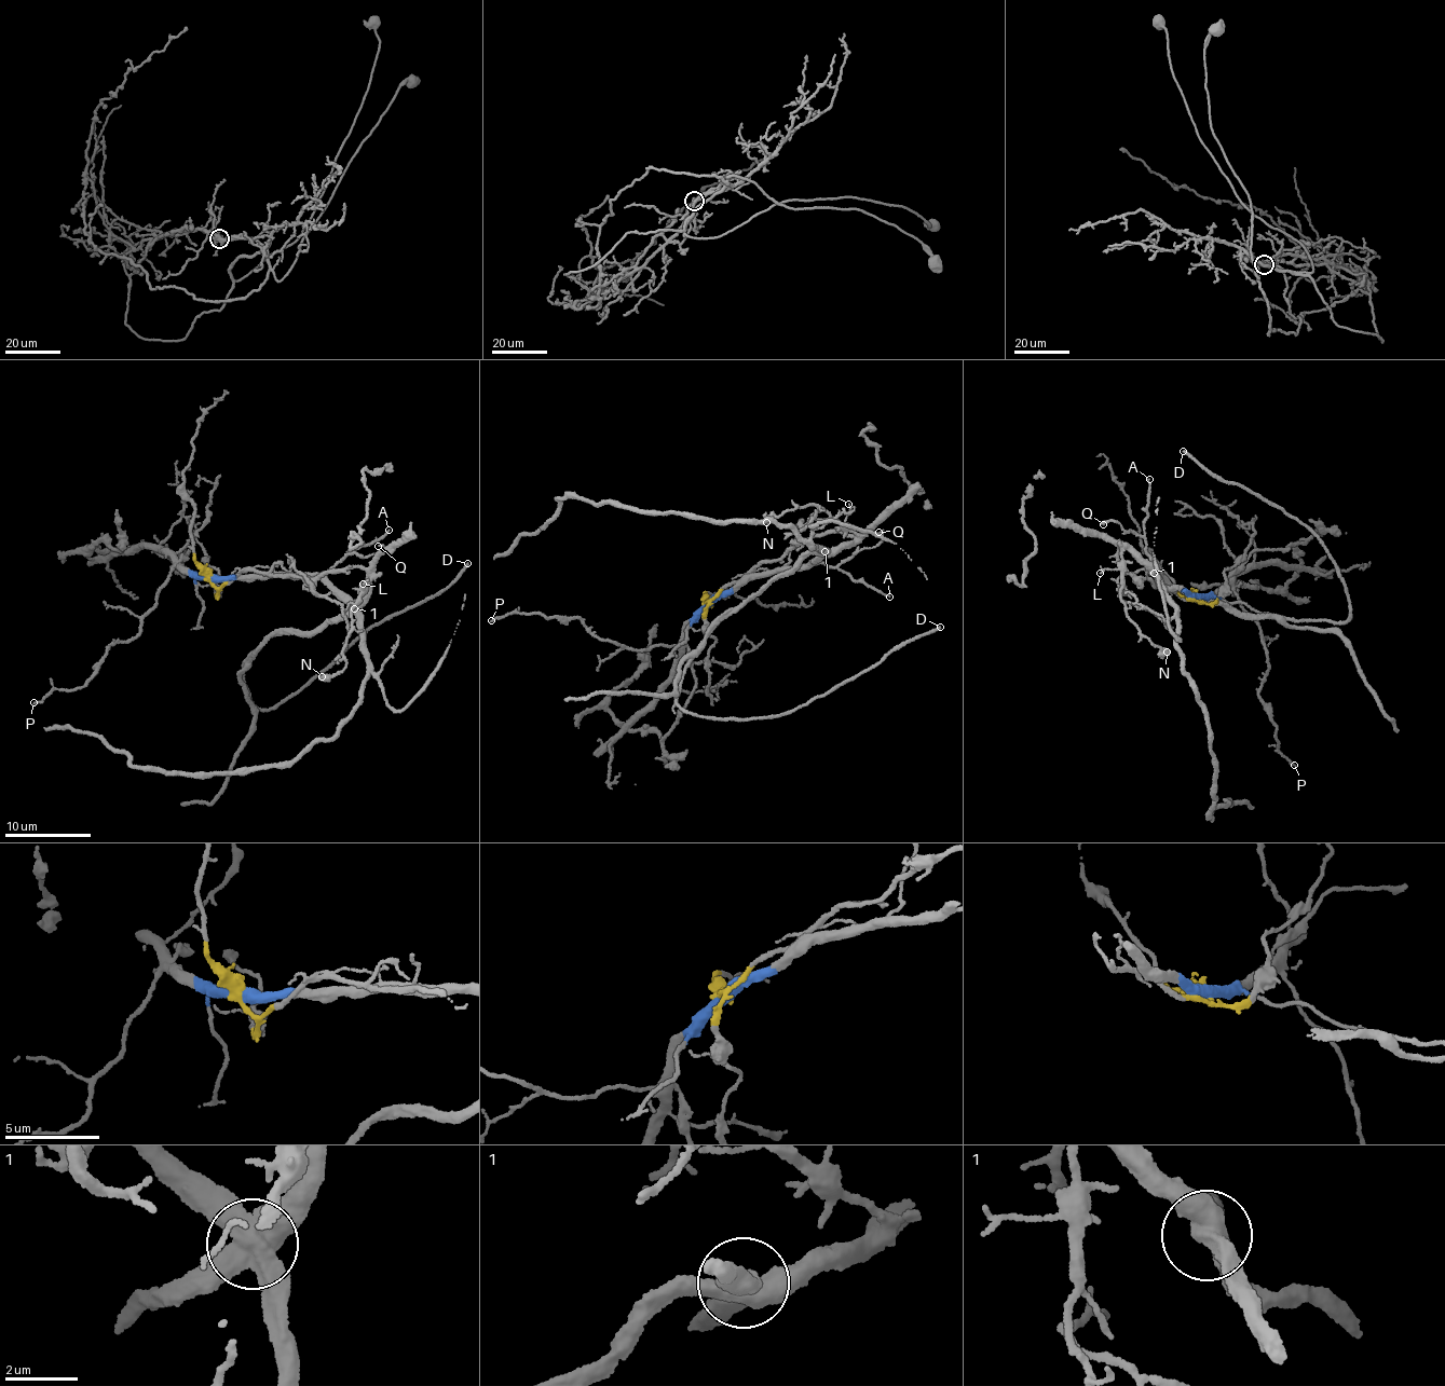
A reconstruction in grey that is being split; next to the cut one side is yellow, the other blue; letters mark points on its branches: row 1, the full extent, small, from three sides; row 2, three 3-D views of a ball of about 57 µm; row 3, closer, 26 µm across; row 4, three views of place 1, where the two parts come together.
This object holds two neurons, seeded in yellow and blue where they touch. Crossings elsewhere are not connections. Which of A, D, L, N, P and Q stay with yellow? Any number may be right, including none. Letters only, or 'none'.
D, L, N

